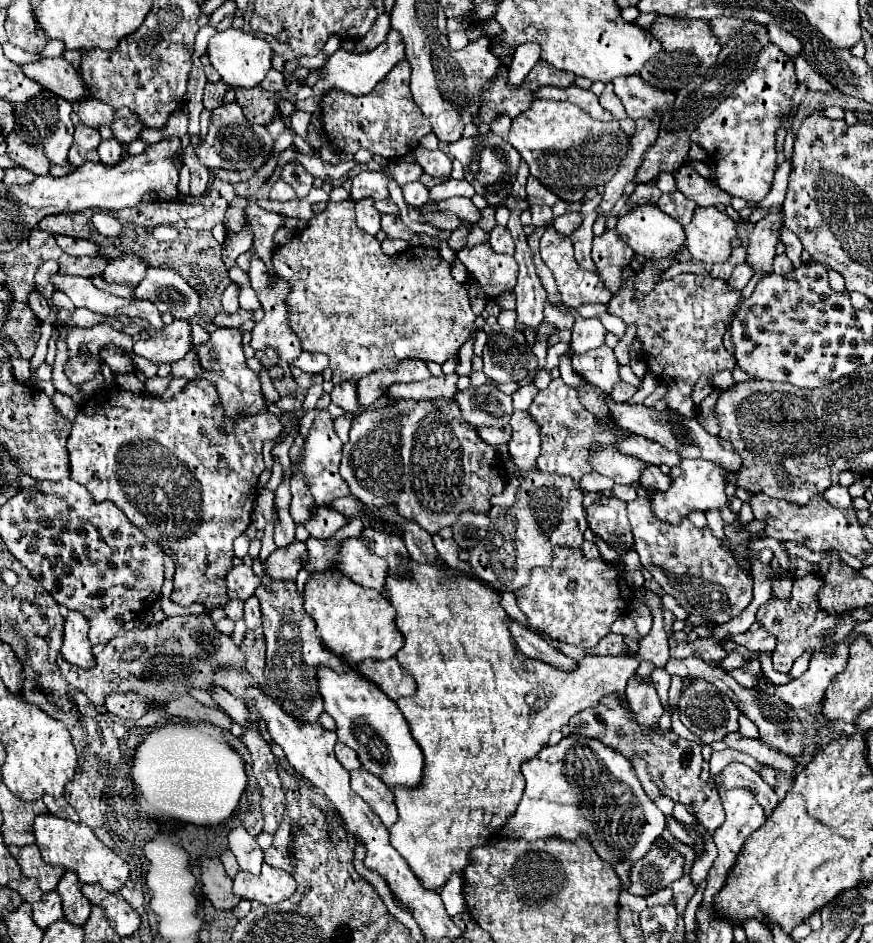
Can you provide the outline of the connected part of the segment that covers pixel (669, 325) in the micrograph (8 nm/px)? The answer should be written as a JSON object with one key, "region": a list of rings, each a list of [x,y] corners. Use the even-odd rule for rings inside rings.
{"region":[[[627,268],[621,290],[609,300],[607,312],[613,316],[619,316],[625,324],[637,326],[637,338],[641,340],[641,350],[643,350],[641,358],[647,364],[647,372],[667,386],[667,394],[665,394],[667,410],[683,418],[695,418],[695,404],[691,400],[691,392],[697,378],[707,374],[707,370],[715,374],[721,370],[735,368],[735,358],[723,346],[723,334],[727,330],[727,320],[735,310],[741,294],[731,292],[725,280],[715,280],[709,274],[679,274],[667,282],[659,282],[659,286],[655,286],[651,294],[639,294],[633,288],[633,276],[635,272]]]}

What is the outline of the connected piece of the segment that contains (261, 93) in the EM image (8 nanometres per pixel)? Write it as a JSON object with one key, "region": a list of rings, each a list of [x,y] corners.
{"region":[[[261,86],[235,88],[235,102],[243,108],[243,114],[251,124],[269,124],[277,110],[275,94]]]}

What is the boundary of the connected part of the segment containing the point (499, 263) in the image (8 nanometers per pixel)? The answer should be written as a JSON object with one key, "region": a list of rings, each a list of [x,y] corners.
{"region":[[[489,242],[463,248],[457,252],[457,258],[465,264],[469,276],[477,280],[483,292],[491,298],[497,298],[503,292],[511,292],[517,282],[517,262],[511,256],[495,254]]]}

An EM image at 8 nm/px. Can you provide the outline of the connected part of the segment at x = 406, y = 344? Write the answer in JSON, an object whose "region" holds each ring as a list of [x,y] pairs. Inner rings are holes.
{"region":[[[349,200],[345,202],[329,202],[327,208],[321,214],[315,214],[309,220],[309,228],[301,230],[293,236],[293,240],[285,246],[277,246],[275,254],[271,258],[273,270],[277,274],[283,274],[283,278],[287,278],[291,282],[291,298],[289,298],[289,320],[291,320],[291,328],[295,330],[295,334],[299,334],[301,342],[303,342],[303,350],[305,352],[323,352],[331,358],[331,362],[335,362],[335,384],[341,382],[359,382],[361,378],[369,376],[371,372],[385,368],[385,366],[393,366],[405,358],[421,358],[421,360],[433,360],[443,364],[449,356],[457,354],[459,348],[463,346],[463,342],[467,342],[469,334],[473,332],[473,328],[469,328],[467,324],[475,322],[475,314],[469,306],[469,296],[463,284],[455,282],[451,278],[451,264],[445,262],[441,258],[441,254],[435,248],[423,248],[423,246],[411,246],[405,252],[399,252],[395,256],[387,256],[383,254],[379,242],[375,236],[363,234],[363,230],[359,230],[355,226],[355,214],[351,212],[355,204],[351,204]]]}

